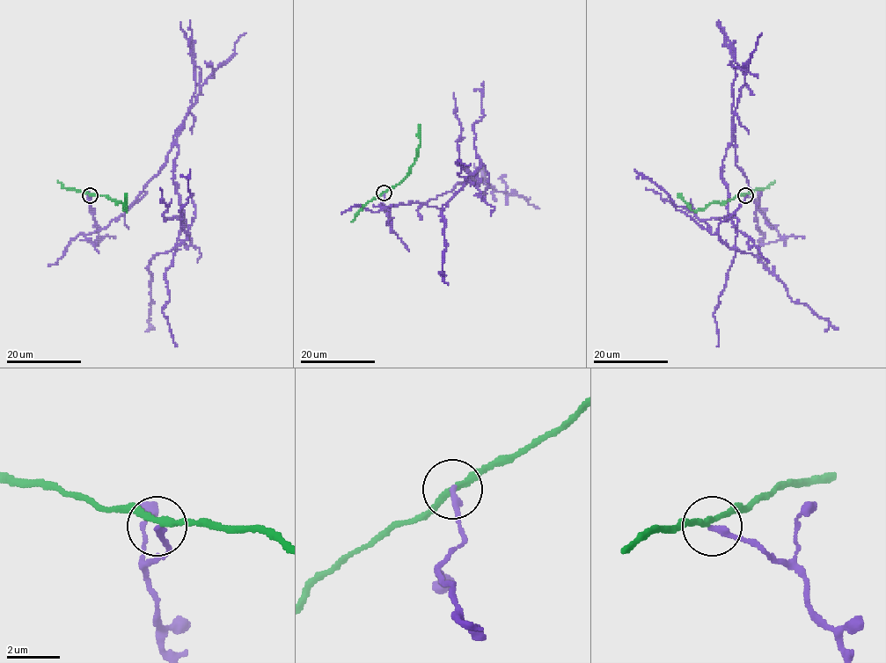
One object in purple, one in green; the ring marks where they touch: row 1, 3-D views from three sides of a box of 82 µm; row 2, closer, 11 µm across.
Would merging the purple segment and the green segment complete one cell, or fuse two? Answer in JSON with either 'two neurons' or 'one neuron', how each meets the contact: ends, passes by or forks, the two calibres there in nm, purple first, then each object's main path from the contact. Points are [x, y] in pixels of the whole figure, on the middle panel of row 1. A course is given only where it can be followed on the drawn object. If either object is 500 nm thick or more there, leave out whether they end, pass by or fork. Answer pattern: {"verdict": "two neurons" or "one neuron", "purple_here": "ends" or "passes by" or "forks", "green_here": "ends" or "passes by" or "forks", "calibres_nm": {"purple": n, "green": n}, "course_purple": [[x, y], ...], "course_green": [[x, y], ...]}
{"verdict": "two neurons", "purple_here": "ends", "green_here": "passes by", "calibres_nm": {"purple": 240, "green": 200}, "course_purple": [[383, 192], [391, 225], [378, 211], [476, 175], [442, 206], [449, 285]], "course_green": [[383, 192], [398, 185], [414, 161], [420, 144], [419, 124]]}

